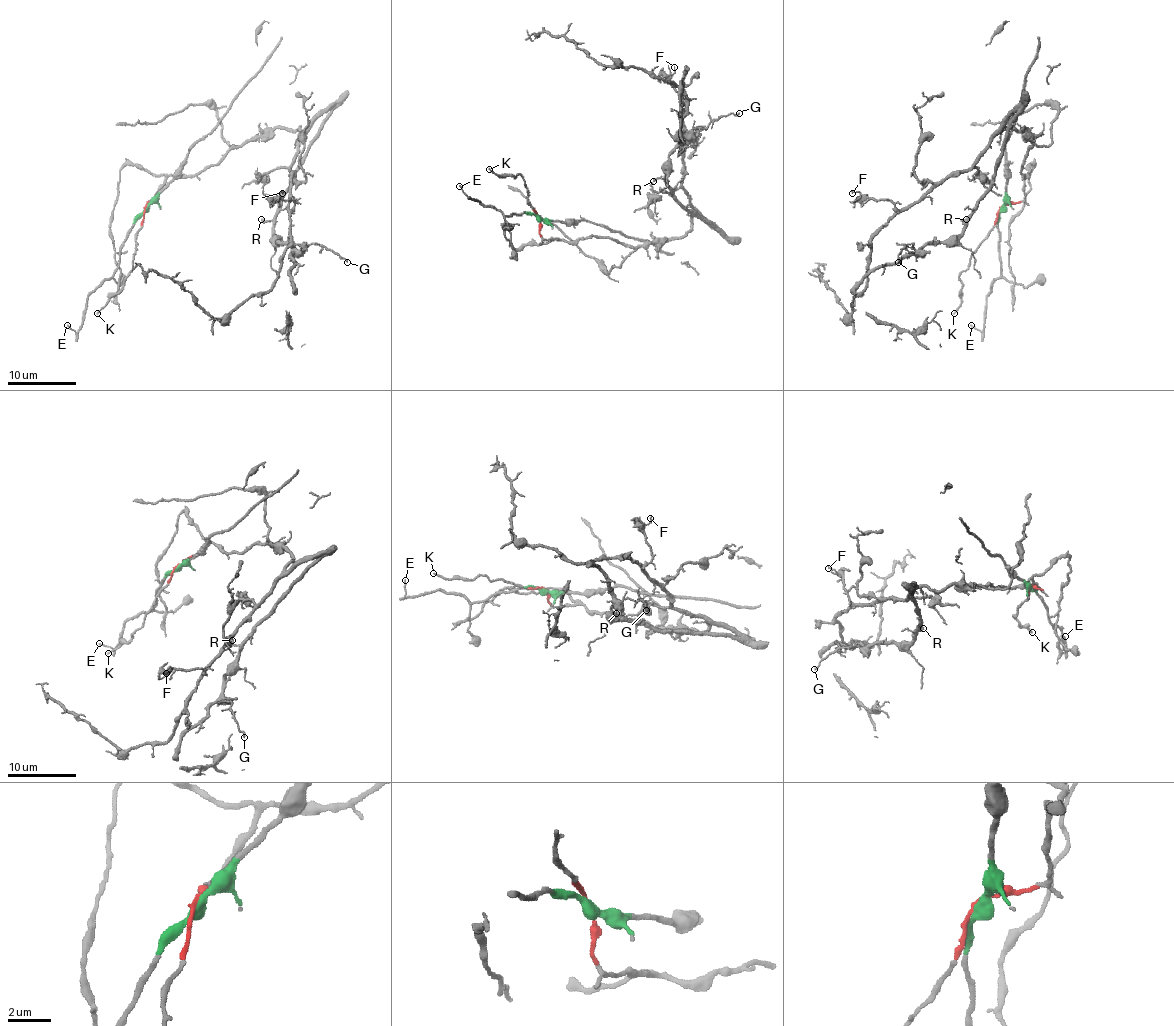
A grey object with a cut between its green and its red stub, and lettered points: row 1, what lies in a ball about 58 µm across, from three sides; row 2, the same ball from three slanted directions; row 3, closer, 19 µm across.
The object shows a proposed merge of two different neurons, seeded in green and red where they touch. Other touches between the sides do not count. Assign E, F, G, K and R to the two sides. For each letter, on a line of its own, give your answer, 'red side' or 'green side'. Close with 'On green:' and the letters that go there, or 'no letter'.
E: green side
F: red side
G: red side
K: red side
R: red side
On green: E

